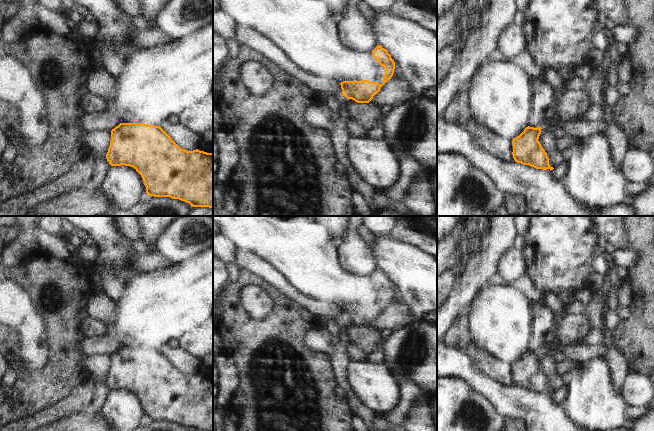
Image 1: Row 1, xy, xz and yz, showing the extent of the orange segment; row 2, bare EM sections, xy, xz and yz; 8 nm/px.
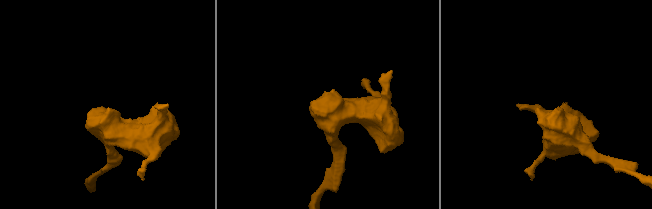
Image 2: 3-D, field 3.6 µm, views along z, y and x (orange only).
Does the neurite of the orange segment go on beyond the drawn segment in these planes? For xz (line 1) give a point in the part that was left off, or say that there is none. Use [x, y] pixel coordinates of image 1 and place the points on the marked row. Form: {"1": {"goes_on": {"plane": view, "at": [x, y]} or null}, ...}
{"1": {"goes_on": null}}

